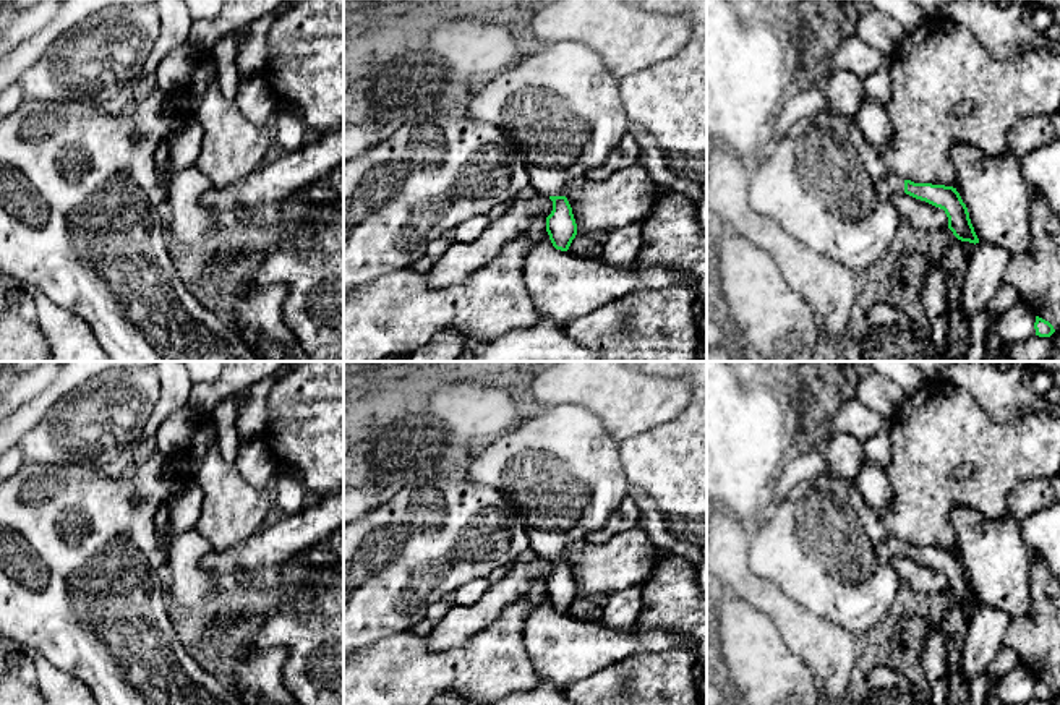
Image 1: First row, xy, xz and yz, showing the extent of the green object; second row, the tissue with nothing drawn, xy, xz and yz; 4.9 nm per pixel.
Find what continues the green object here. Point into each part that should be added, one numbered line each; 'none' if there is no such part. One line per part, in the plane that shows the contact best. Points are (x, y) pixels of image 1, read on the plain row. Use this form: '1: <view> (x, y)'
1: xz (561, 470)

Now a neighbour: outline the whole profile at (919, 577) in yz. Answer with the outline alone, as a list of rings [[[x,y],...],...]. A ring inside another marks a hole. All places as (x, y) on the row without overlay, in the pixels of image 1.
[[[906,556],[893,559],[893,567],[901,583],[924,595],[937,595],[948,590],[948,580],[943,572],[925,564],[916,562]]]

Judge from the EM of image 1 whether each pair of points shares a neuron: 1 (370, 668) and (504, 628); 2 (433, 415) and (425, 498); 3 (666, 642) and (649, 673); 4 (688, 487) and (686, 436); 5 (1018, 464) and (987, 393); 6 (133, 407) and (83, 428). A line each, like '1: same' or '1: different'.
1: same
2: different
3: different
4: same
5: different
6: same

